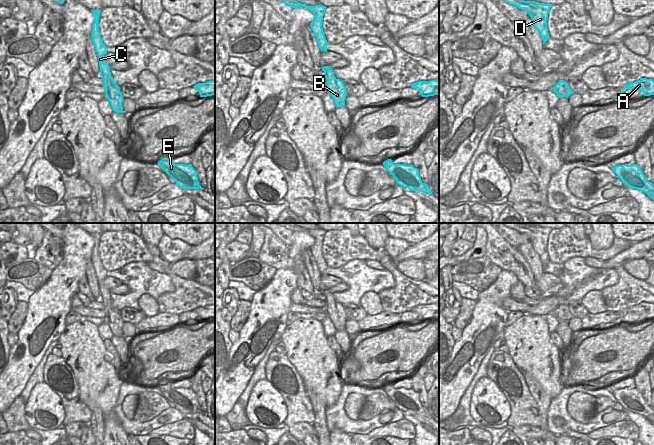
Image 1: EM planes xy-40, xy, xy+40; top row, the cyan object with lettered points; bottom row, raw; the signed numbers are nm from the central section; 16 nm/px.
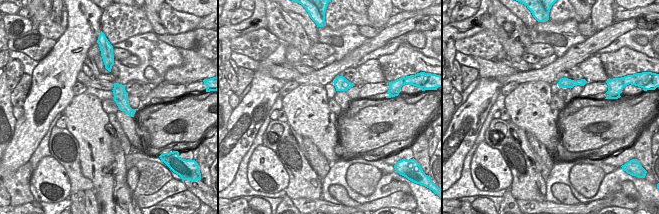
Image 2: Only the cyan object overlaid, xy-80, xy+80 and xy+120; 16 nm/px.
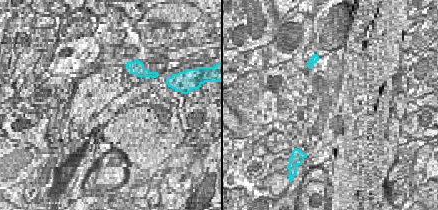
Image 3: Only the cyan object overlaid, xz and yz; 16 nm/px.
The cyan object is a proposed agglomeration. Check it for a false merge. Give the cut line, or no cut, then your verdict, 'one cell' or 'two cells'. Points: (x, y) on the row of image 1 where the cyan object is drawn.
cut in xy+40 along (557, 83), (562, 89), (564, 96); two cells

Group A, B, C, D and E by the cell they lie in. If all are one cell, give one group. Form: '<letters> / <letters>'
A / B C D E

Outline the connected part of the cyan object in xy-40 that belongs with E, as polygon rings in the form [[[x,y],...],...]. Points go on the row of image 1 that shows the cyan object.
[[[172,157],[158,161],[158,165],[176,182],[181,189],[204,189],[199,185],[196,170],[191,164],[175,164]]]

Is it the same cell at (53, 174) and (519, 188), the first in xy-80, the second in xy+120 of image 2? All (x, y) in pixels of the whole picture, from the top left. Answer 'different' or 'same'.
different

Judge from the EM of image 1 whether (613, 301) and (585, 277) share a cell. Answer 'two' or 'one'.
two

